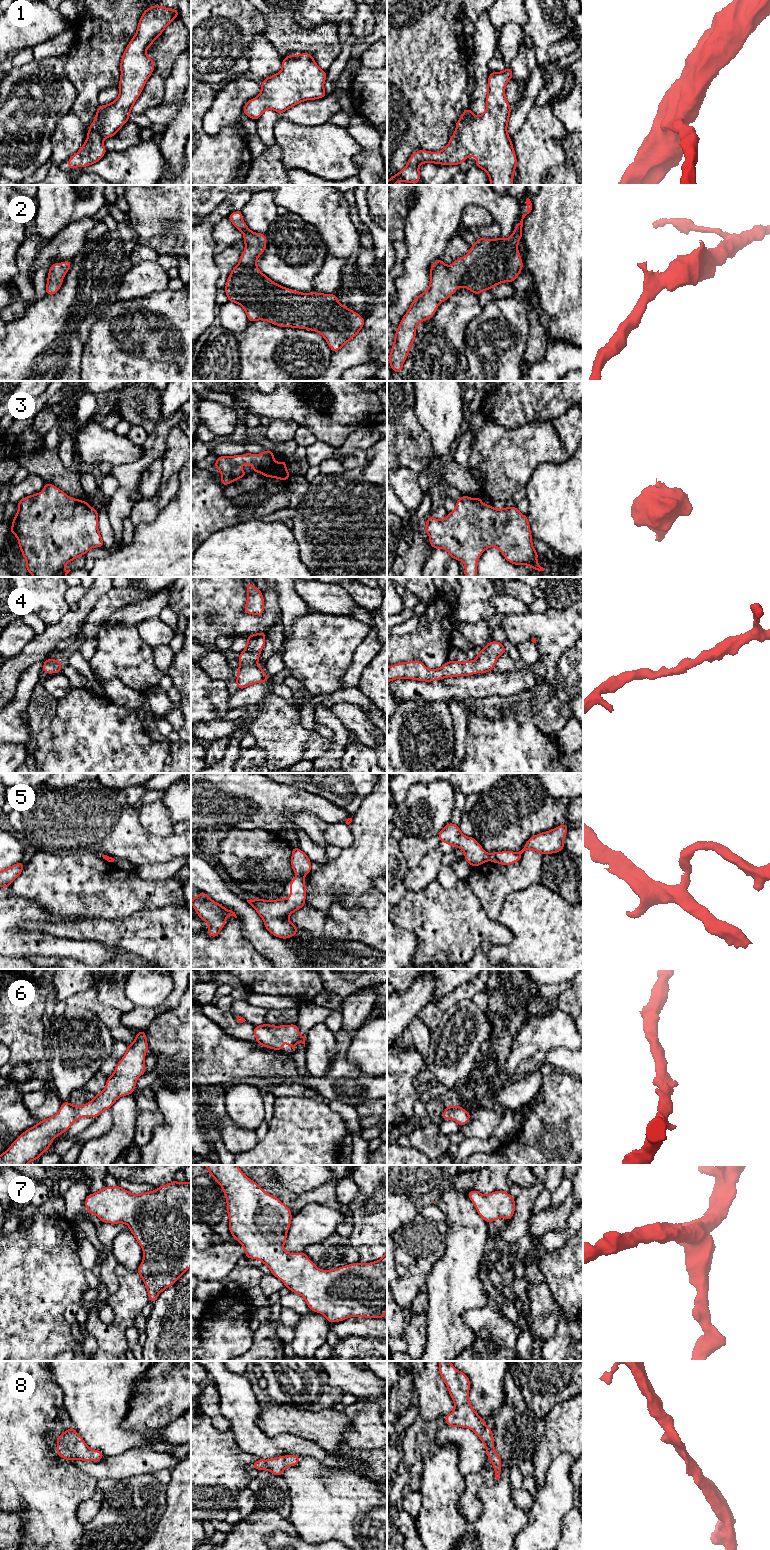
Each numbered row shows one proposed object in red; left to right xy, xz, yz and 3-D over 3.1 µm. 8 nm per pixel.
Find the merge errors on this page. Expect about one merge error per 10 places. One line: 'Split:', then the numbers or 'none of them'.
Split: 5

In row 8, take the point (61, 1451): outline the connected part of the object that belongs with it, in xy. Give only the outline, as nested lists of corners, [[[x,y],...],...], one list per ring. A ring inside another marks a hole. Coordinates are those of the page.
[[[71,1427],[55,1438],[58,1446],[57,1455],[67,1461],[73,1459],[82,1461],[99,1461],[104,1457],[100,1450],[90,1449],[83,1438]]]

